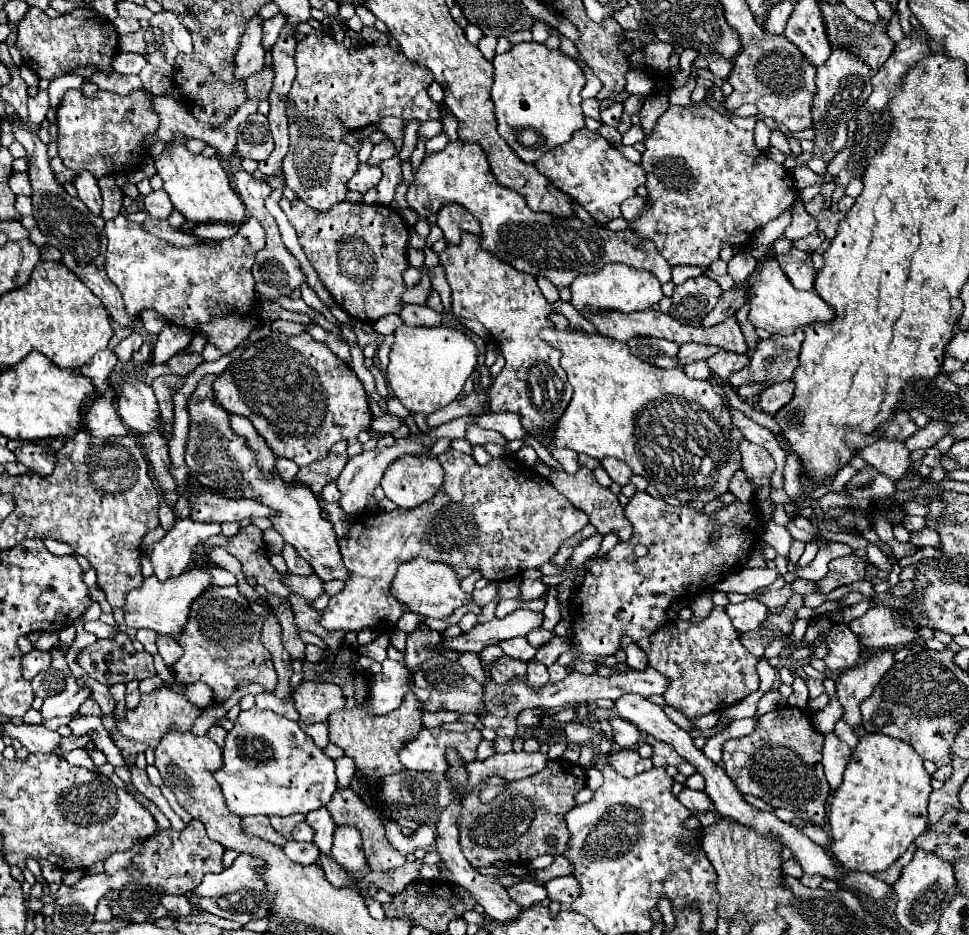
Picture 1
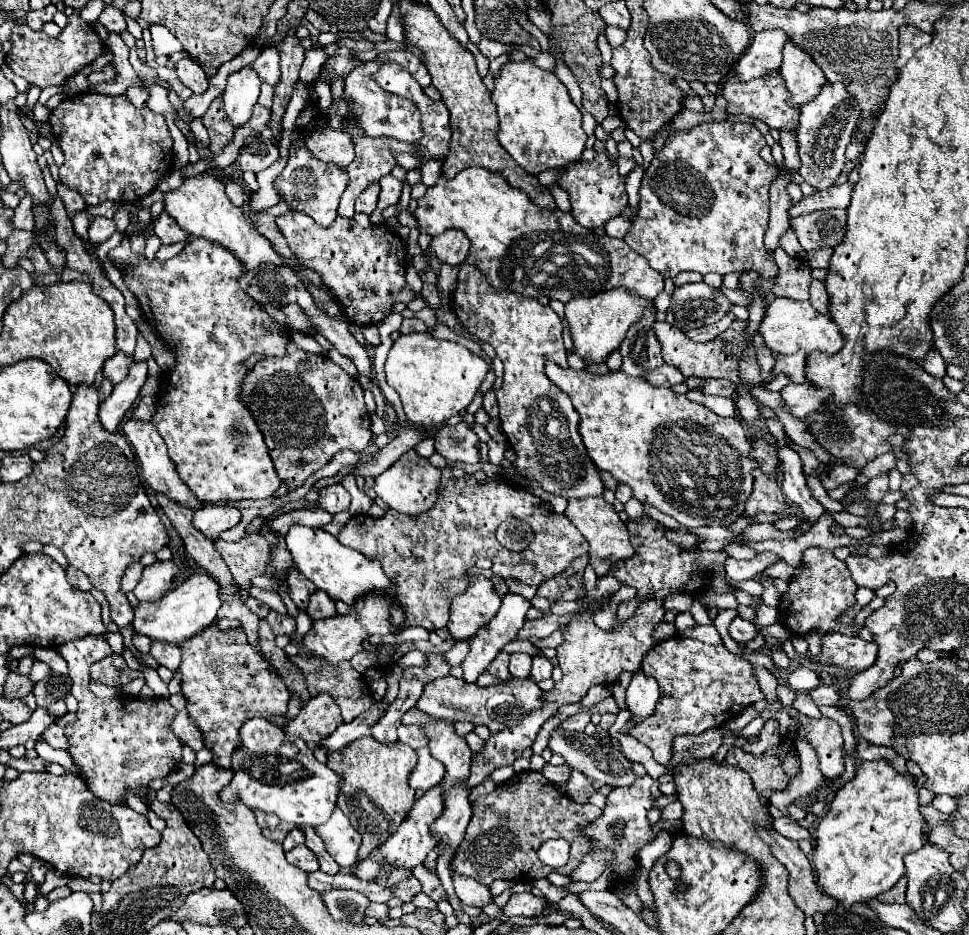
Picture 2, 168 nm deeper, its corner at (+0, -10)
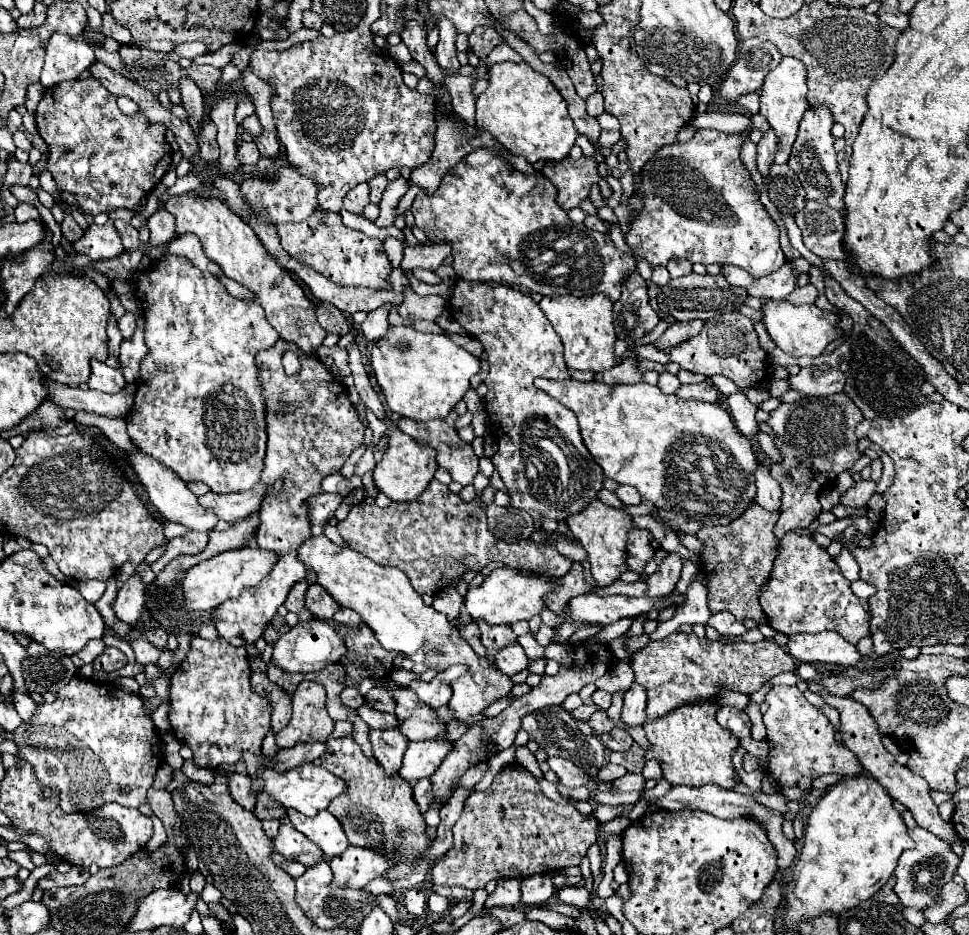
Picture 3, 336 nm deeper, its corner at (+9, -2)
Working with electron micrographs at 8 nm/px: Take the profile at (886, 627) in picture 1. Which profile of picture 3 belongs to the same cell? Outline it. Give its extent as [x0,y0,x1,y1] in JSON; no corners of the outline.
[787,631,861,667]

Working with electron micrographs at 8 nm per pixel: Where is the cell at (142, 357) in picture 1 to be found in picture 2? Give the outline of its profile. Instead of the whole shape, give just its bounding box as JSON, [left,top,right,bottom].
[134,335,152,361]

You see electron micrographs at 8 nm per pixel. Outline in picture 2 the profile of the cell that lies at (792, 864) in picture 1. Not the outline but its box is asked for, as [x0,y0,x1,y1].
[758,829,836,915]

